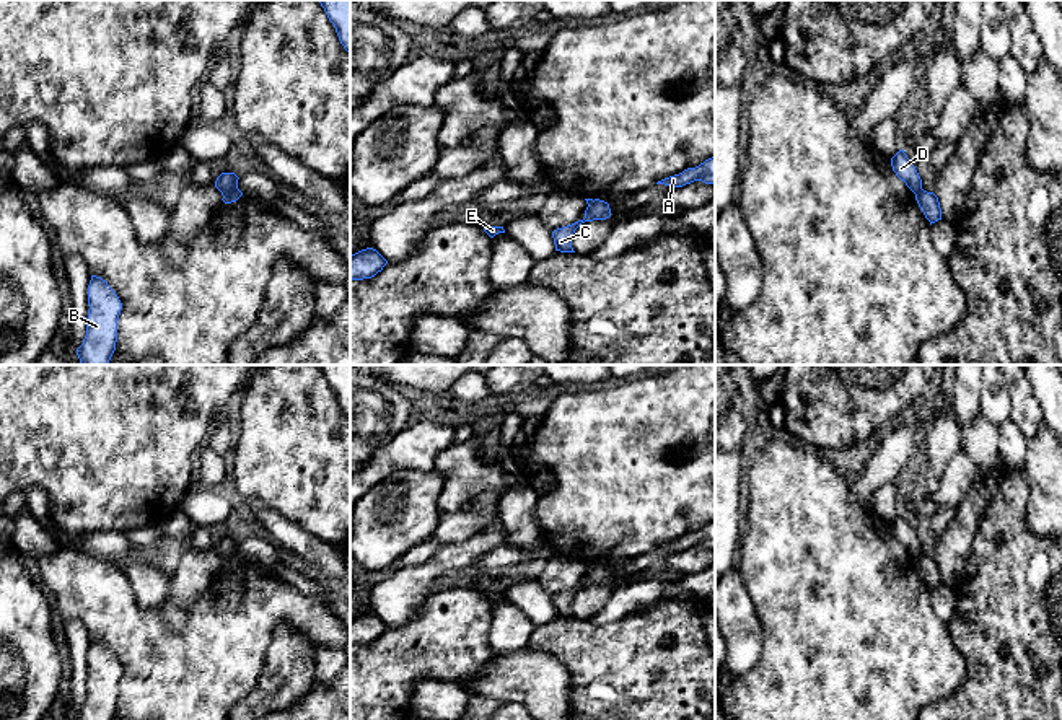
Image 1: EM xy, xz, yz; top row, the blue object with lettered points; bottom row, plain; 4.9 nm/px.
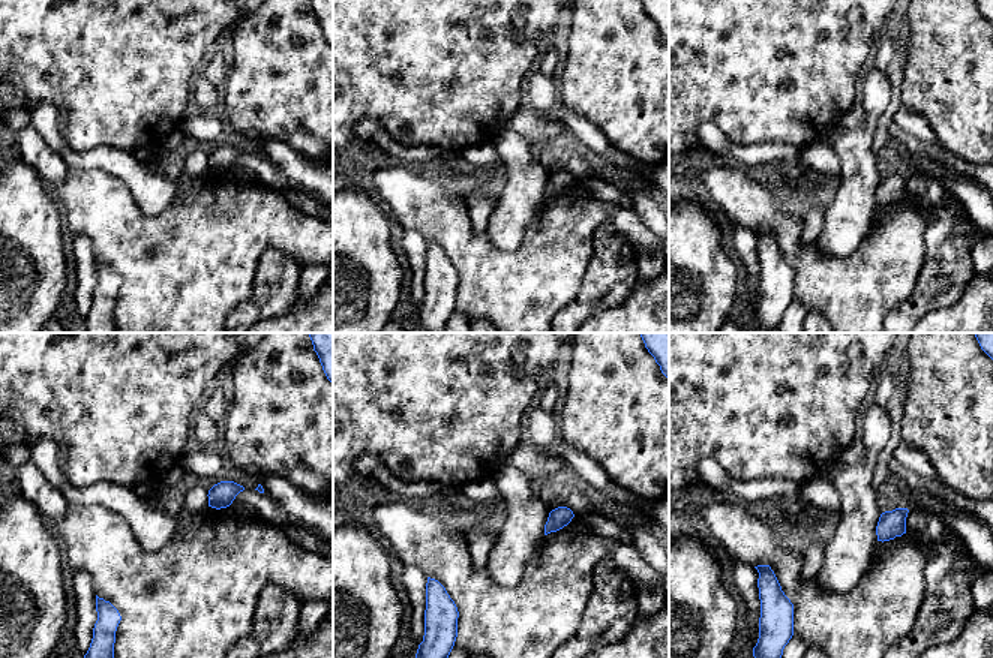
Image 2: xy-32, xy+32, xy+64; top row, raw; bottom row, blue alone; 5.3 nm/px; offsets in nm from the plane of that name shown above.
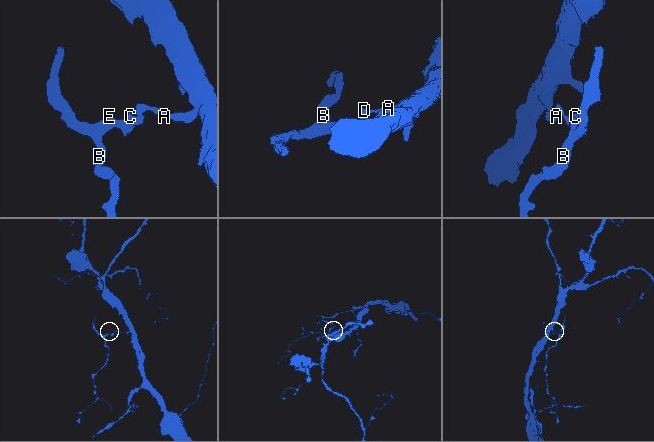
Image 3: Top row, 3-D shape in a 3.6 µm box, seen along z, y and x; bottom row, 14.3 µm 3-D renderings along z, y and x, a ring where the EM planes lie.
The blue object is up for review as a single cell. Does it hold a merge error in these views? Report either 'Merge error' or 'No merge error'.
Merge error

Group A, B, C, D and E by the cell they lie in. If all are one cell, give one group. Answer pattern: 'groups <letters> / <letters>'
groups A D / B C E

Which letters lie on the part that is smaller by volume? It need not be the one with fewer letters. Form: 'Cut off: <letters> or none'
Cut off: B, C, E

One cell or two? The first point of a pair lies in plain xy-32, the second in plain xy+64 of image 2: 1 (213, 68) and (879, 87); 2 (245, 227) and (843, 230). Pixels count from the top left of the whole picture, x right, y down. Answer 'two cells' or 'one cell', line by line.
1: two cells
2: two cells

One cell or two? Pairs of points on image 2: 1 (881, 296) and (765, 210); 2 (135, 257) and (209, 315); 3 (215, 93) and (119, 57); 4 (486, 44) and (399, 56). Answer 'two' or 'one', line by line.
1: one
2: one
3: two
4: one

